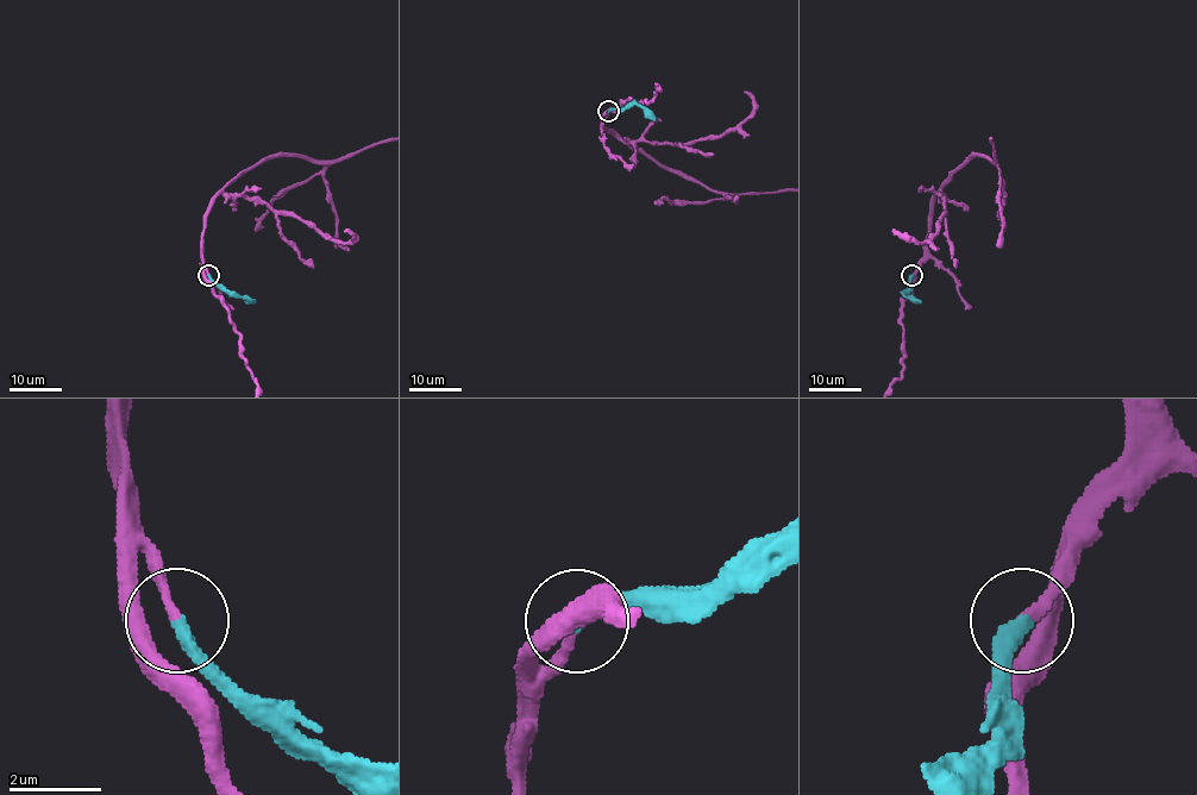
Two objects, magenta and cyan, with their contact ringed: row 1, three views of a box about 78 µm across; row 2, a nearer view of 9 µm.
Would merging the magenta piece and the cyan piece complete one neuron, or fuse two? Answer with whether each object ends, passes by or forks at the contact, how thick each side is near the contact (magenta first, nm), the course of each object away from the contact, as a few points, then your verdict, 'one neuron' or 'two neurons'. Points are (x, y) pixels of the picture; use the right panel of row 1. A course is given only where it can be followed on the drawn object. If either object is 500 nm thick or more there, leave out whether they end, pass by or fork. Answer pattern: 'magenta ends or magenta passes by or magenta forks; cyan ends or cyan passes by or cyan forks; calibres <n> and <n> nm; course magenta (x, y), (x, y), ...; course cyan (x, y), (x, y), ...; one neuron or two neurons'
magenta ends; cyan ends; calibres 200 and 360 nm; course cyan (913, 275), (904, 295), (920, 302); one neuron

